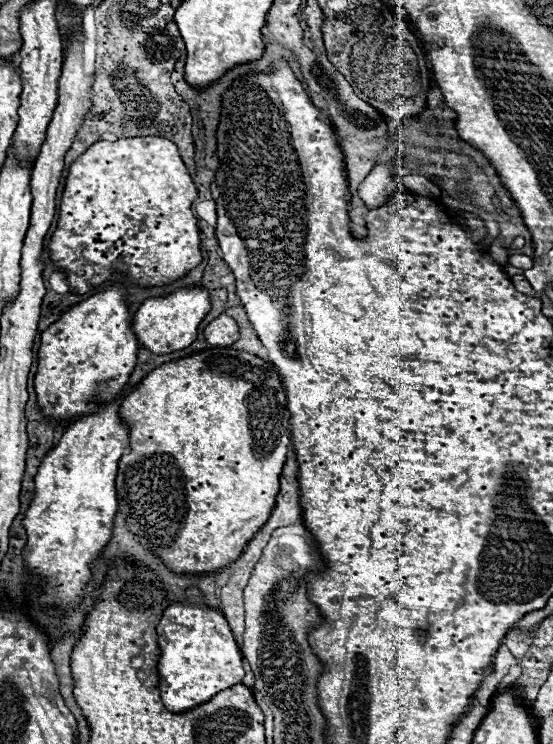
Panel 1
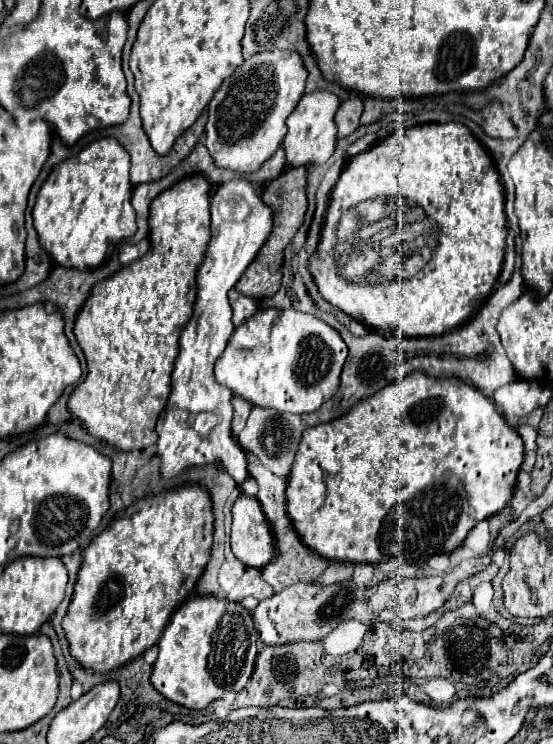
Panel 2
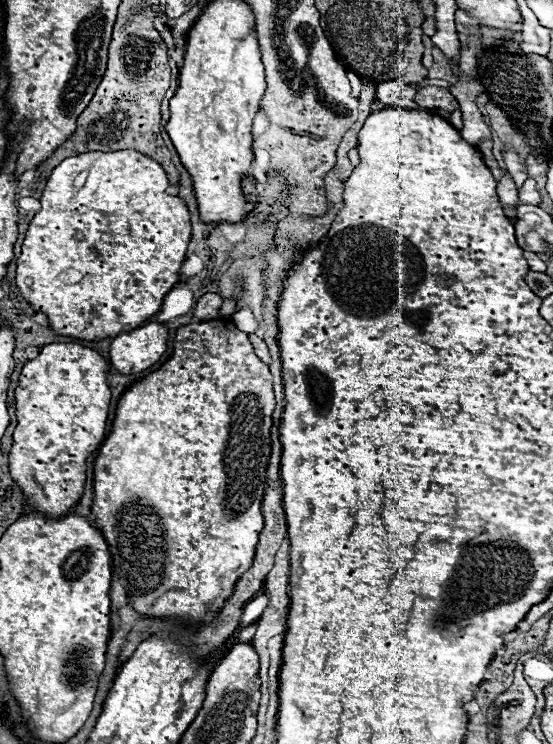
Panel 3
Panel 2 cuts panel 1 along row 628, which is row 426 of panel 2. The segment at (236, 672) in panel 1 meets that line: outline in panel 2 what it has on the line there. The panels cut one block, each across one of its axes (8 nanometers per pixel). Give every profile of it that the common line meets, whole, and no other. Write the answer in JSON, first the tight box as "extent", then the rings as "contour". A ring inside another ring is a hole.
{"extent":[156,182,272,484],"contour":[[[228,182],[214,192],[214,196],[210,200],[210,212],[212,212],[212,238],[210,238],[210,244],[206,250],[206,258],[204,258],[202,266],[198,268],[198,298],[196,298],[194,314],[192,314],[190,322],[184,326],[182,336],[180,336],[180,350],[178,350],[178,358],[174,362],[174,372],[172,372],[172,392],[170,392],[166,408],[158,420],[156,454],[160,458],[160,476],[166,480],[186,472],[192,466],[220,464],[238,484],[242,484],[248,478],[248,470],[246,470],[246,454],[242,452],[240,444],[236,442],[236,438],[232,436],[232,430],[230,430],[232,390],[214,380],[214,362],[224,352],[224,348],[234,332],[232,308],[228,304],[228,290],[238,282],[242,272],[254,260],[260,246],[270,236],[272,210],[268,210],[268,206],[264,206],[264,202],[260,198],[260,186],[252,186],[252,182]]]}

